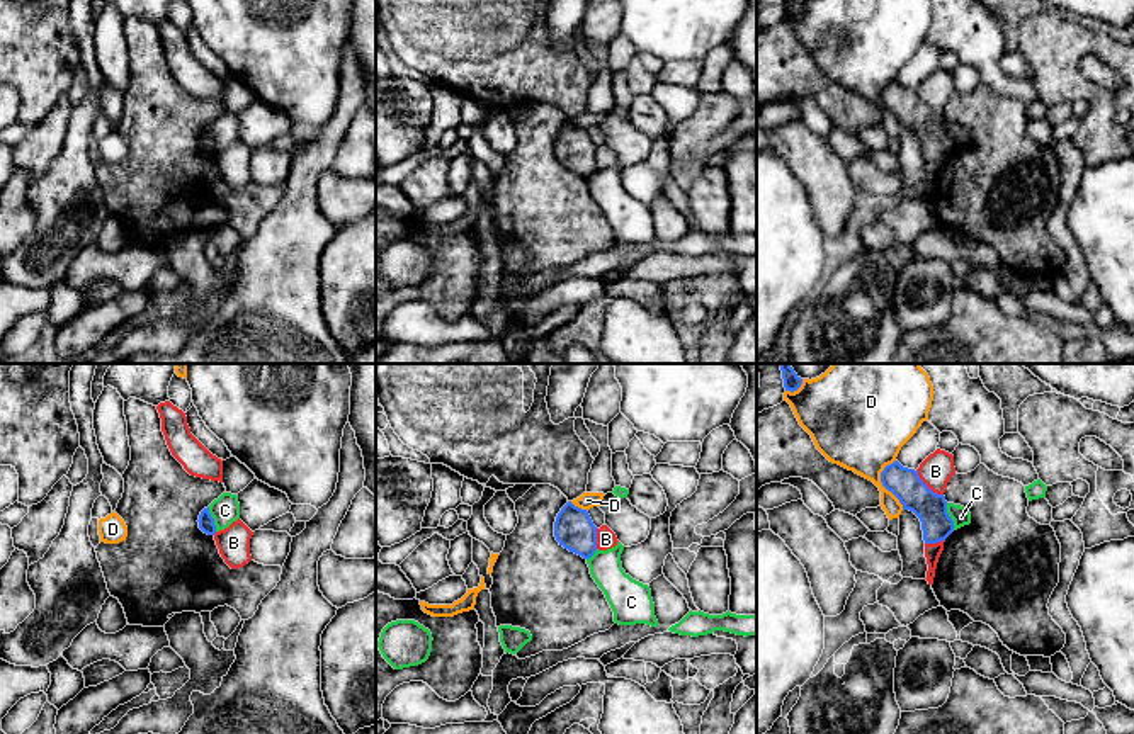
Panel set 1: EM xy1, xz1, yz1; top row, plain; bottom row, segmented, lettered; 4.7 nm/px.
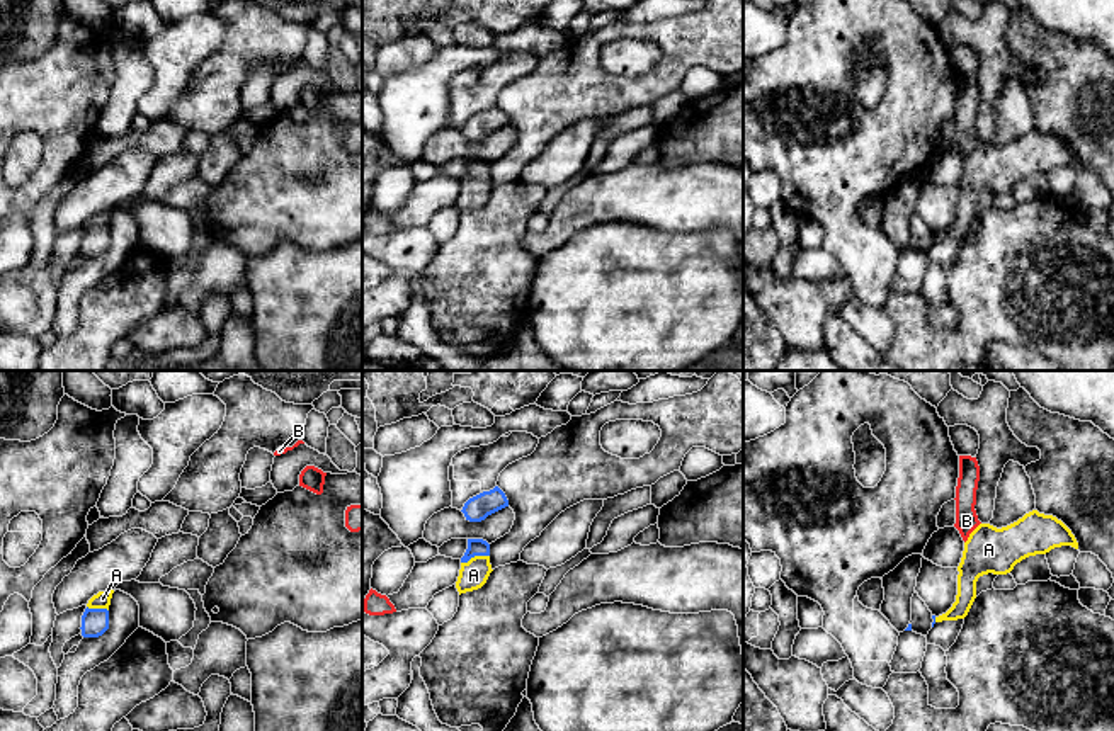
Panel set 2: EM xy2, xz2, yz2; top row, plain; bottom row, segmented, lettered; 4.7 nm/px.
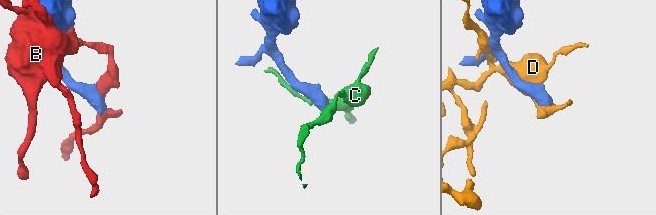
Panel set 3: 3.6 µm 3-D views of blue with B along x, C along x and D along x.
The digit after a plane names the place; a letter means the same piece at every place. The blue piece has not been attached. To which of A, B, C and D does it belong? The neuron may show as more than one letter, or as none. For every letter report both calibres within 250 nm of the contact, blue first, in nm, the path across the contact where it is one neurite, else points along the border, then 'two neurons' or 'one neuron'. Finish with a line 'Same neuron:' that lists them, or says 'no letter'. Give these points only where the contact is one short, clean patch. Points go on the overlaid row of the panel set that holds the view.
A: calibres 80 and 140 nm; way xz2 (475, 546), (475, 555), (473, 575); one neuron
B: calibres 150 and 160 nm; two neurons
C: calibres 150 and 90 nm; border yz1 (946, 503), (946, 512), (954, 529); two neurons
D: calibres 150 and 380 nm; two neurons
Same neuron: A

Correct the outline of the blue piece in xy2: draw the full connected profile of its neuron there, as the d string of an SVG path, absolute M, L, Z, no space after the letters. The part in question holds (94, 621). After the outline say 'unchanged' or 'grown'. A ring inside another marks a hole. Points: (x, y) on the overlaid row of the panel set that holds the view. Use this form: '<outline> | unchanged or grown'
M114 590L99 592L94 595L82 615L82 636L83 638L99 638L109 629L109 605Z | grown

